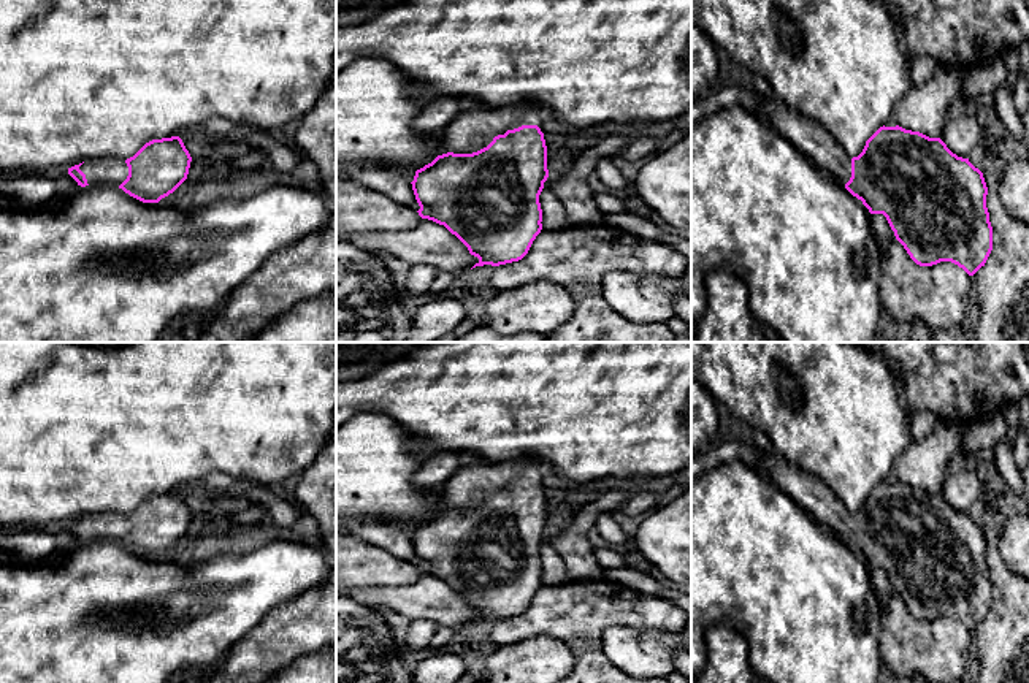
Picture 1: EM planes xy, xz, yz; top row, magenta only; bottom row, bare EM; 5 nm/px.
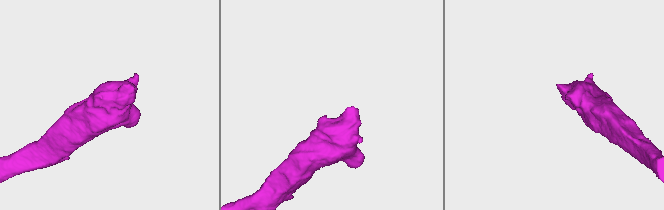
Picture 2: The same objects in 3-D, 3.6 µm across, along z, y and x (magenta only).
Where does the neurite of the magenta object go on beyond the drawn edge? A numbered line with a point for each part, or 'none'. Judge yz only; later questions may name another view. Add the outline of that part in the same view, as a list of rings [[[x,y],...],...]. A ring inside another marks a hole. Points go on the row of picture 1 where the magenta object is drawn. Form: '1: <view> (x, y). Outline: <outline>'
1: yz (810, 138). Outline: [[[756,97],[763,101],[766,124],[788,139],[820,171],[845,185],[851,177],[851,158],[847,151],[820,124],[802,117],[799,113],[771,97]]]

